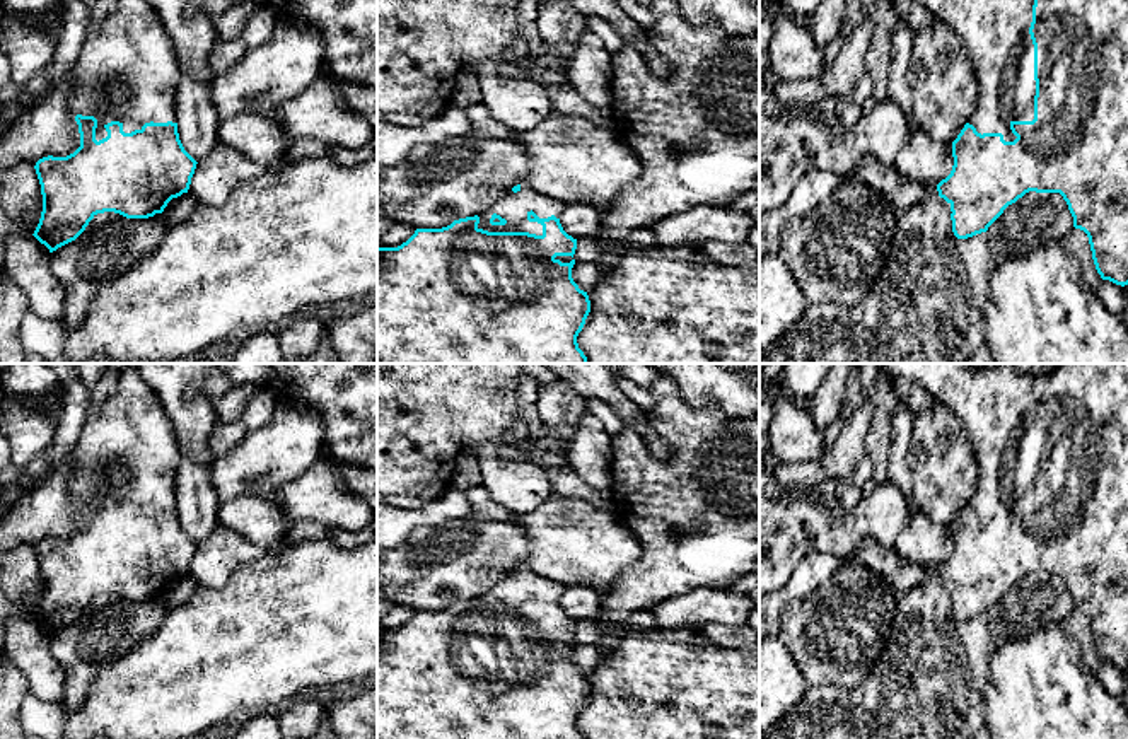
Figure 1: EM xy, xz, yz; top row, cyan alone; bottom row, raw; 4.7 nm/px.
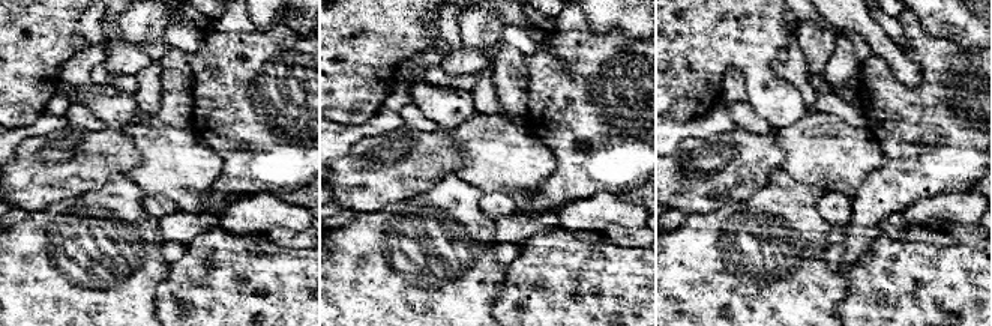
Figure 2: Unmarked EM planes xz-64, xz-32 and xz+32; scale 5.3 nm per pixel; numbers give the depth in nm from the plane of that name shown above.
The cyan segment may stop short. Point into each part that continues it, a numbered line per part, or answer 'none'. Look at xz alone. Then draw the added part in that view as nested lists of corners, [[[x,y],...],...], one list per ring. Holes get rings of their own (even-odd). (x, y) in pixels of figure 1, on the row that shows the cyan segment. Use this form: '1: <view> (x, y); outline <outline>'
1: xz (514, 207); outline [[[524,183],[517,193],[510,191],[478,215],[478,229],[488,232],[529,232],[543,236],[543,225],[529,222],[527,213],[532,210],[539,218],[548,218],[551,215],[560,218],[565,207],[563,201],[543,195]]]

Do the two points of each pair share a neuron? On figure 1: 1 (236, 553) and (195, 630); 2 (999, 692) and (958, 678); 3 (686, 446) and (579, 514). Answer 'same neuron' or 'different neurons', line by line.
1: different neurons
2: different neurons
3: different neurons

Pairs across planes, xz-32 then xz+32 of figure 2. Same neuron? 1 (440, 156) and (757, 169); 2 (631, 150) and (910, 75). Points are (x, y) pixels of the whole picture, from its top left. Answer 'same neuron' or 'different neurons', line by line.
1: same neuron
2: different neurons

